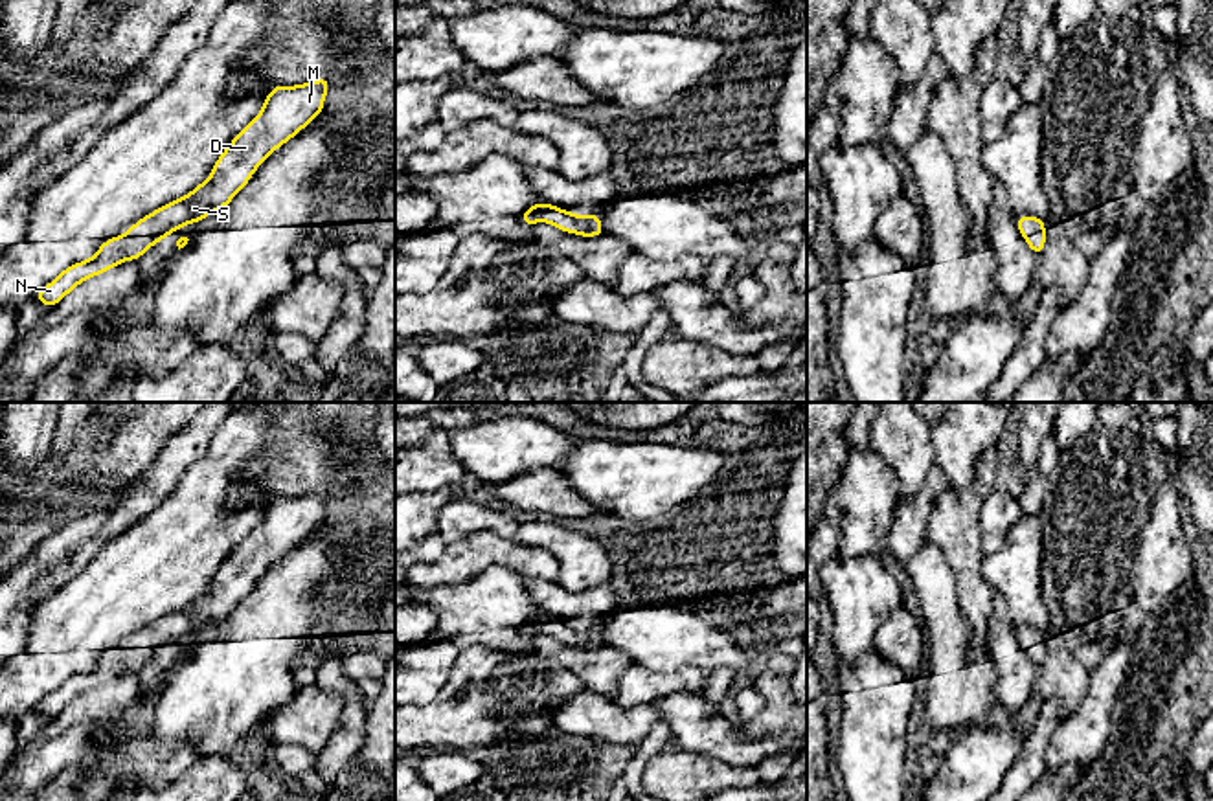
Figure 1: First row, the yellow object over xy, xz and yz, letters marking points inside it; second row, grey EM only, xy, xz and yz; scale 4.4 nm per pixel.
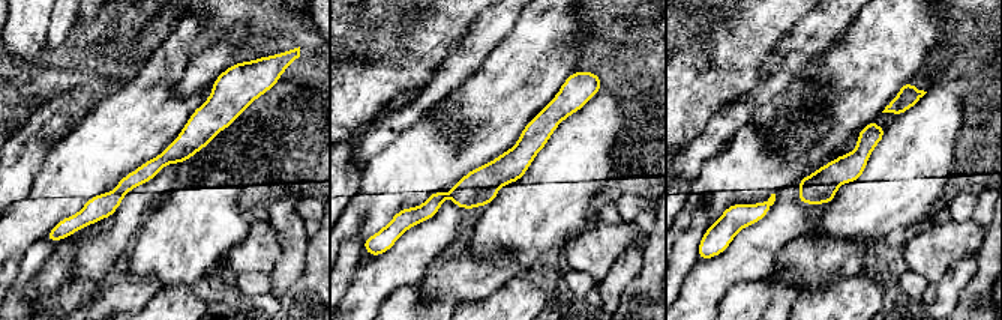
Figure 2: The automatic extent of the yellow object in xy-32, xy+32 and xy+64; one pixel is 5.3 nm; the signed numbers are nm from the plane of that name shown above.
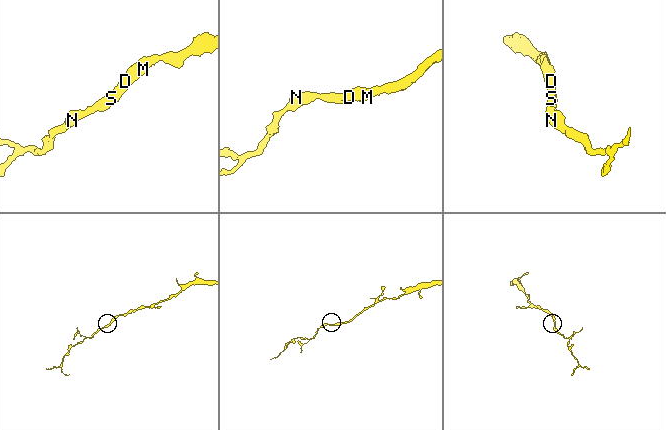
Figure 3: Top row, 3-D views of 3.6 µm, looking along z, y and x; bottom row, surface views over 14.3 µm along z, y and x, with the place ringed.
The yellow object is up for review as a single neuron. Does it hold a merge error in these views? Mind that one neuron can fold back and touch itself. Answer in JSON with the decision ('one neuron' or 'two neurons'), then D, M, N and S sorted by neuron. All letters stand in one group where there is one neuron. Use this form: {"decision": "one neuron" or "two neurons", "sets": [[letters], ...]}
{"decision": "one neuron", "sets": [["D", "M", "N", "S"]]}

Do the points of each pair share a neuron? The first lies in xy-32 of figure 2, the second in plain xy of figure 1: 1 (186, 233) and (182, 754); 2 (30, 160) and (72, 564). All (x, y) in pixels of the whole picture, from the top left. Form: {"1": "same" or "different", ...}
{"1": "different", "2": "different"}

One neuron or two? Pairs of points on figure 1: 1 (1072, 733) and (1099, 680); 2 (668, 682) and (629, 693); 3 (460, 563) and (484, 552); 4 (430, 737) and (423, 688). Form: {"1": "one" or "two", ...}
{"1": "one", "2": "one", "3": "one", "4": "two"}

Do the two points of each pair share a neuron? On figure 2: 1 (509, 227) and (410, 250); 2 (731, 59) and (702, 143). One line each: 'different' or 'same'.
1: different
2: different

